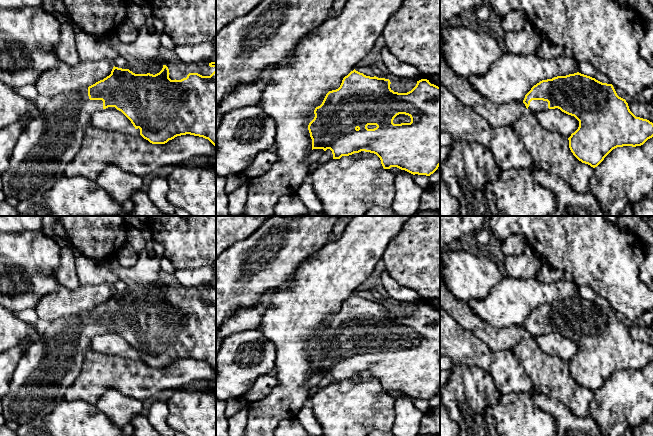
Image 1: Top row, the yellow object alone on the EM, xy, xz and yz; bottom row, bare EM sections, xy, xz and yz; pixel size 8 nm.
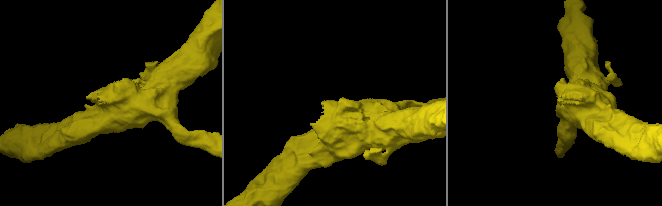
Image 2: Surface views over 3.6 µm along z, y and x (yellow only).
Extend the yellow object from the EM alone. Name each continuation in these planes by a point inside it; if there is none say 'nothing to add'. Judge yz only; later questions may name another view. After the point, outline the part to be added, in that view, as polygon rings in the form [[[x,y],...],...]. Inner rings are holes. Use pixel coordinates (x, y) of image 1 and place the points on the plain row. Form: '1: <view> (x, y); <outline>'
1: yz (535, 329); [[[532,324],[527,334],[531,335],[532,337],[540,336],[543,334],[547,334],[548,326],[543,324]]]

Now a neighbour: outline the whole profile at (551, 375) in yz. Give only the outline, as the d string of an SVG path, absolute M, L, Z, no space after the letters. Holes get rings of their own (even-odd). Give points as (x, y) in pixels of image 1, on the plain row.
M529 334L523 337L513 352L540 393L558 400L578 417L590 415L594 392L573 379L567 362L543 352Z

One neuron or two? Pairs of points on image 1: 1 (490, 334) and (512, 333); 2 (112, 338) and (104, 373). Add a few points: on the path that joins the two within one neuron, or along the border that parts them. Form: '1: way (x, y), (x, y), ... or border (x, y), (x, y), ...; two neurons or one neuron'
1: way (495, 334), (507, 334); one neuron
2: border (89, 347), (95, 351), (121, 355), (126, 358); two neurons

